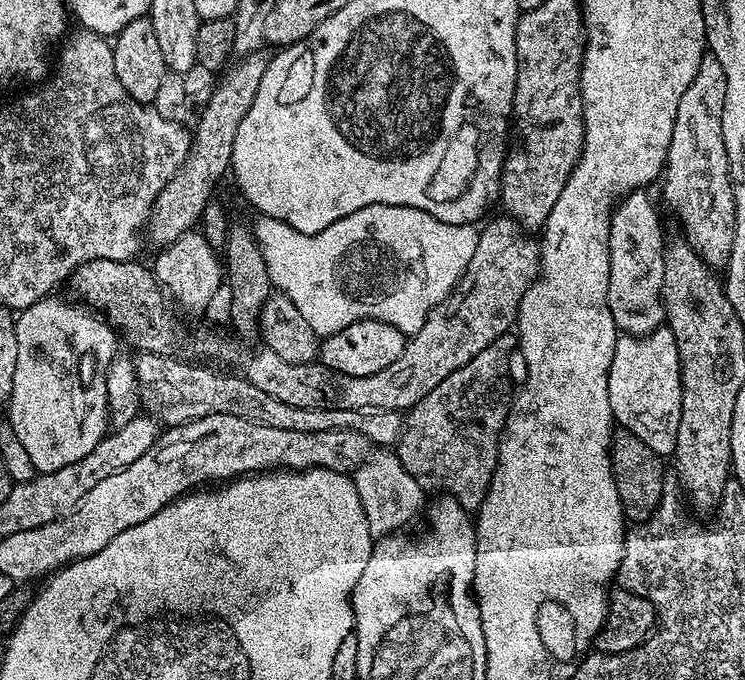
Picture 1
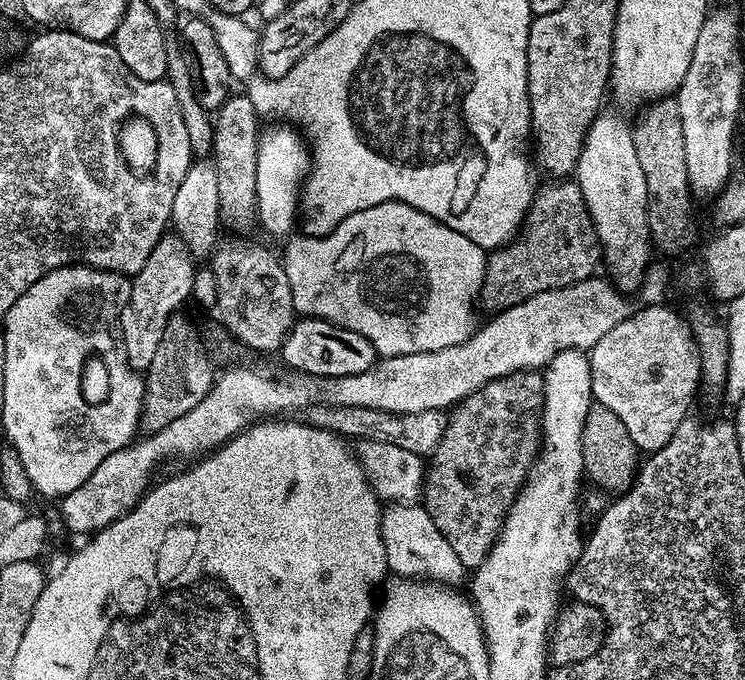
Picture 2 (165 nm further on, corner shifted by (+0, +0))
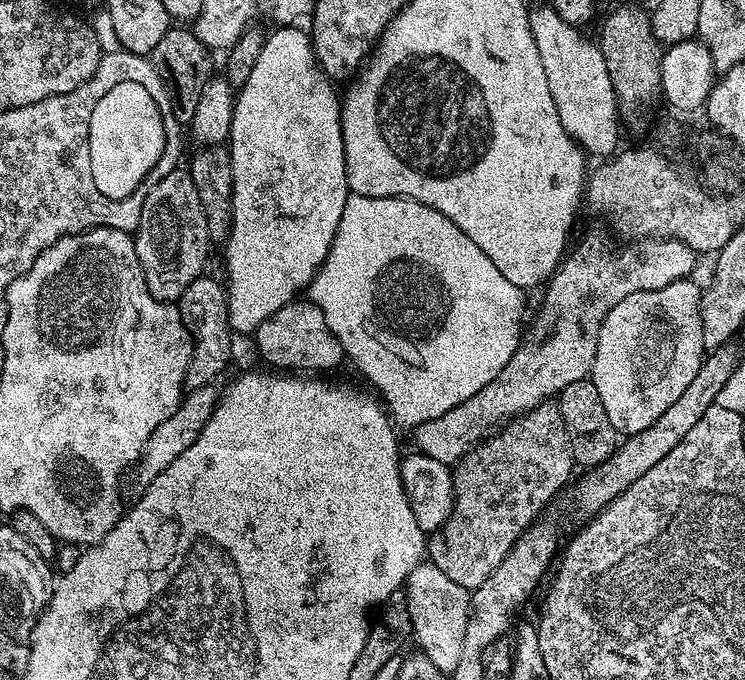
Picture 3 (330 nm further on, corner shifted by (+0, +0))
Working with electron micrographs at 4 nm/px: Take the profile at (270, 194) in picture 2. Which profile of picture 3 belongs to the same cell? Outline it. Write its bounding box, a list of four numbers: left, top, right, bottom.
[223,26,350,333]

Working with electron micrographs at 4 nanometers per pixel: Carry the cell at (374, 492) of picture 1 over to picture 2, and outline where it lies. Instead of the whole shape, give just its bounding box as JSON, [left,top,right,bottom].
[380,502,466,586]

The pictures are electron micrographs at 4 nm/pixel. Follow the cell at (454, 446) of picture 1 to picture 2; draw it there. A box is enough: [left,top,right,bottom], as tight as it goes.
[422,370,544,570]

